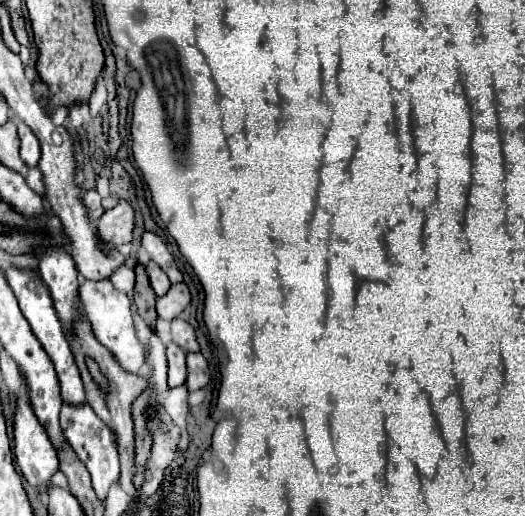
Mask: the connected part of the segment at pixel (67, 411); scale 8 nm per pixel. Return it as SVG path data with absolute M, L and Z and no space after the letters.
M88 402L84 404L62 404L60 412L60 424L64 430L66 440L70 442L72 450L76 452L78 460L86 466L86 470L92 476L92 486L100 500L106 498L108 488L112 482L120 476L120 458L118 458L118 444L116 444L116 432L96 416L92 406Z

